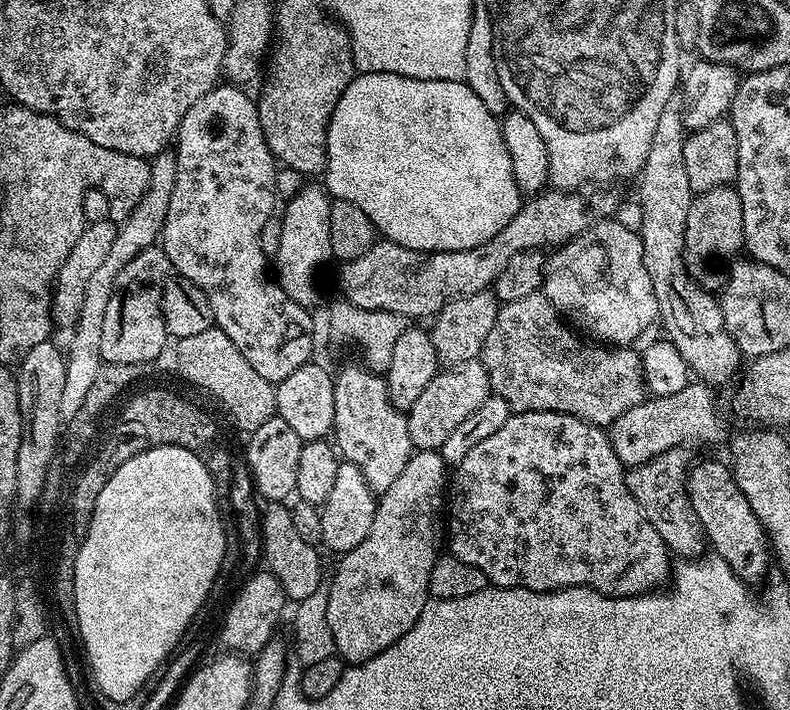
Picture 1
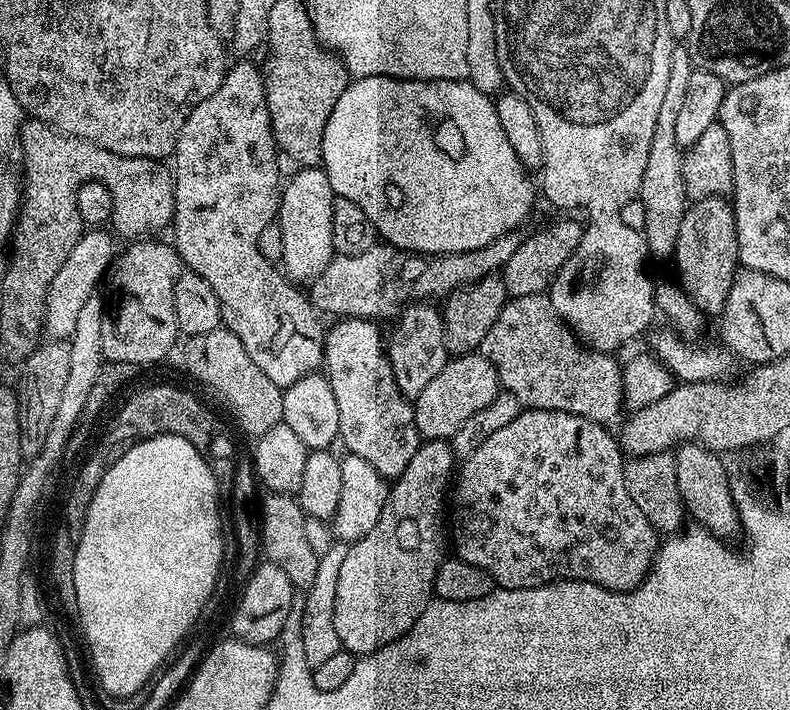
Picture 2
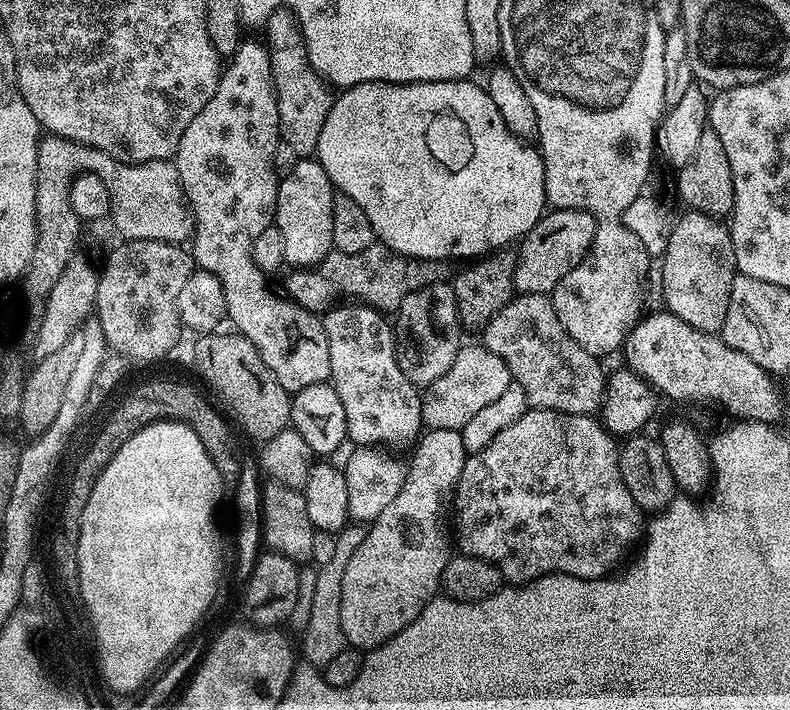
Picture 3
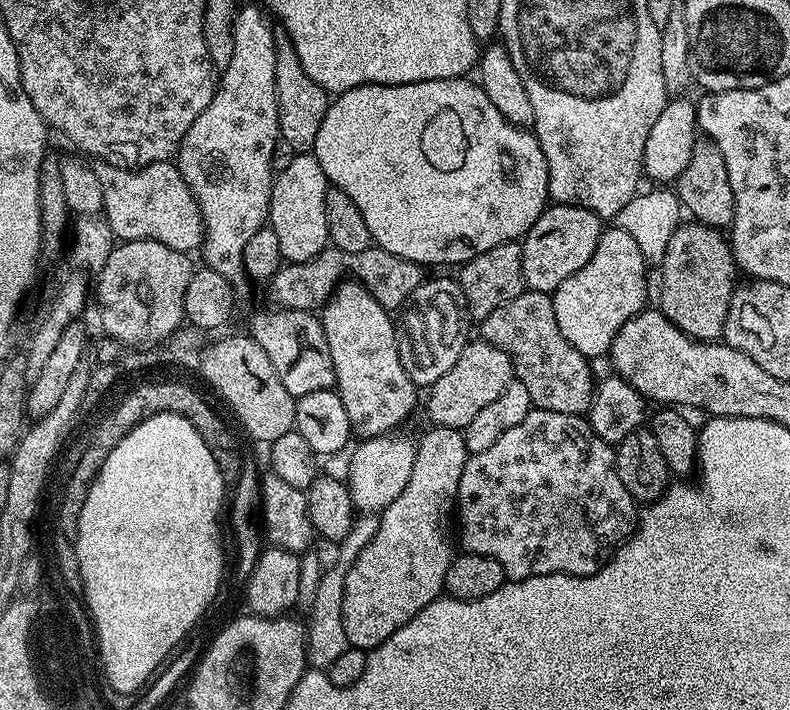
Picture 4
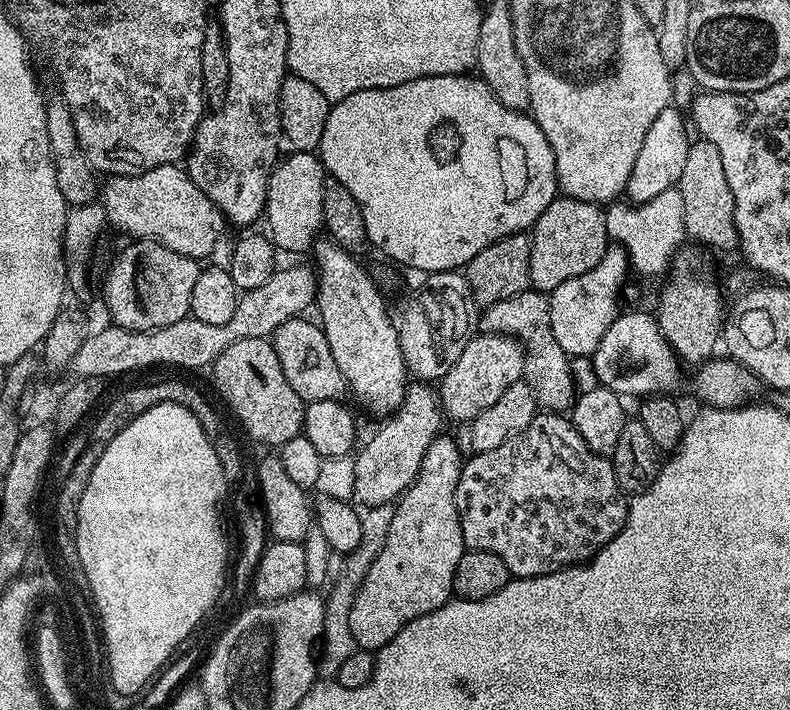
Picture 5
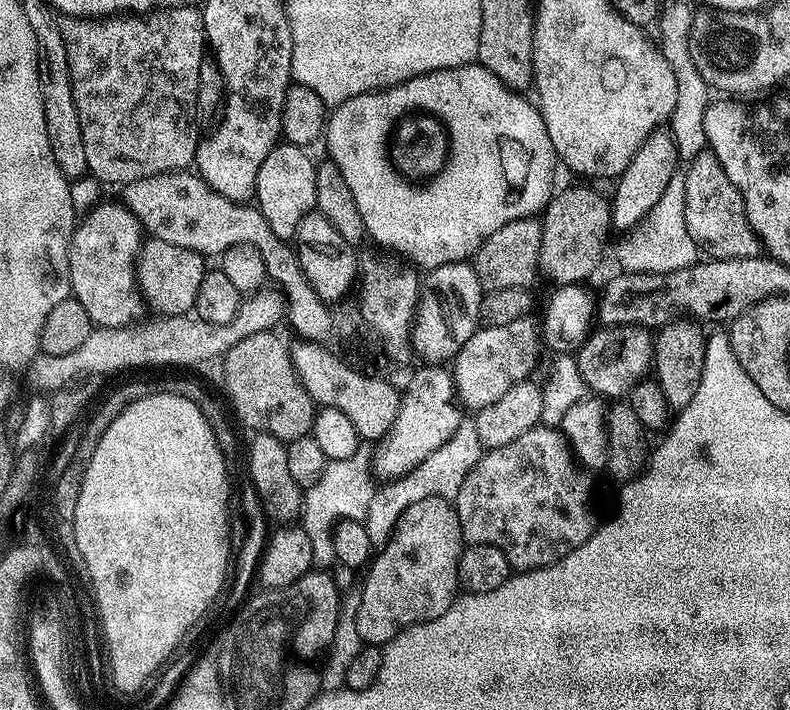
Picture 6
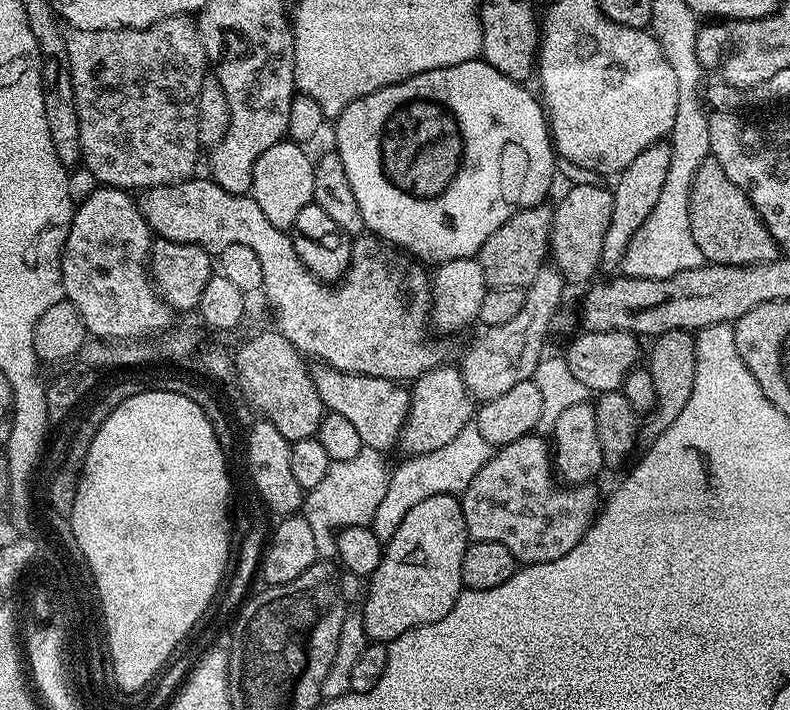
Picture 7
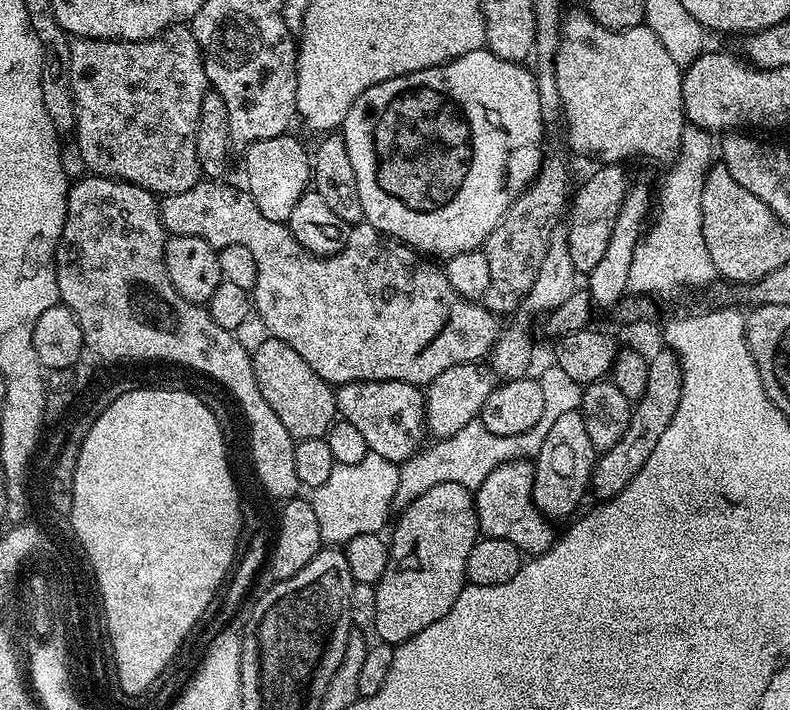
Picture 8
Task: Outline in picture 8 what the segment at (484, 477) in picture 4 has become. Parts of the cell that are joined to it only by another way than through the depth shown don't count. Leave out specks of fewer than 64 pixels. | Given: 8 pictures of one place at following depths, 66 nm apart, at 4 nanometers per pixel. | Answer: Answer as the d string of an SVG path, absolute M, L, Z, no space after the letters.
M527 459L511 460L498 466L474 490L476 517L480 531L490 538L502 538L514 542L521 554L540 556L550 550L558 539L558 532L552 529L553 521L537 508L532 500L532 474L534 468Z

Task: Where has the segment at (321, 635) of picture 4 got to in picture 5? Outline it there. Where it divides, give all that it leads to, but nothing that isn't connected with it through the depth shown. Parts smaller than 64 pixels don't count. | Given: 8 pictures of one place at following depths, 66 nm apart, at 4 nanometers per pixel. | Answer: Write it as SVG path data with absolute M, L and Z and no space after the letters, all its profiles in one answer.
M391 503L379 504L373 508L364 508L360 512L360 521L362 522L362 542L352 552L345 555L345 569L337 581L330 584L324 596L324 620L323 634L317 659L317 675L324 680L336 677L338 666L350 658L350 654L357 652L357 646L354 642L354 634L350 634L350 606L354 606L354 598L366 578L366 570L374 564L374 558L382 550L386 542L386 534L390 534L390 522L394 518L394 507Z

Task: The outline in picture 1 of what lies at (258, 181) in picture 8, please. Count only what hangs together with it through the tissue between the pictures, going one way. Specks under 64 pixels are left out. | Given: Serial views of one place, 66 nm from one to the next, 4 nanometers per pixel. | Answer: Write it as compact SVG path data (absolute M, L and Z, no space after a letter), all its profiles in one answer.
M309 183L300 191L287 197L284 213L279 217L282 222L282 243L278 245L274 257L274 276L282 290L294 302L303 308L315 309L316 299L320 292L316 289L316 279L320 276L320 267L327 260L333 259L330 246L330 206L333 197L319 183Z

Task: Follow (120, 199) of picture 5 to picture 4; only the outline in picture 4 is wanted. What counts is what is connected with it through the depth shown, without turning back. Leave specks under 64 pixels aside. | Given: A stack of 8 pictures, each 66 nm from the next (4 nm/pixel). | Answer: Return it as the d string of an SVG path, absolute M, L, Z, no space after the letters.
M100 162L94 169L105 194L102 216L121 241L153 240L189 254L203 245L204 223L200 207L175 163L148 164L133 170Z

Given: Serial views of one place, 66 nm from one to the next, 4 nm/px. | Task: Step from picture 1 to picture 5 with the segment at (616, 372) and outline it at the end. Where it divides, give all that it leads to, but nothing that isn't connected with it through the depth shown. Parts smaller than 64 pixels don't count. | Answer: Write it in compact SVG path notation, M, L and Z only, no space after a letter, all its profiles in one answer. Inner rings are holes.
M529 290L487 305L480 316L479 331L493 336L514 336L524 345L523 380L534 390L534 398L541 409L559 413L573 403L572 360L565 352L557 351L554 334L550 330L550 306L543 292ZM557 351L557 352L556 352ZM551 352L556 356L548 356ZM565 407L565 408L564 408Z

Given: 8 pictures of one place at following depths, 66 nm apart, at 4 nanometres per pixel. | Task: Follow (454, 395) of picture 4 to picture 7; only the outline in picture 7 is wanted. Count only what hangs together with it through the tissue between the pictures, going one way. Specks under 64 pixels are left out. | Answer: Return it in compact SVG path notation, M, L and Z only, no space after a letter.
M554 266L538 270L538 278L534 278L532 287L527 289L521 312L514 314L510 322L485 327L488 329L469 346L464 361L459 361L458 367L473 401L498 398L506 394L506 390L518 386L518 382L526 382L537 375L545 355L544 339L548 336L548 327L554 324L556 310L564 296L564 287L565 278Z

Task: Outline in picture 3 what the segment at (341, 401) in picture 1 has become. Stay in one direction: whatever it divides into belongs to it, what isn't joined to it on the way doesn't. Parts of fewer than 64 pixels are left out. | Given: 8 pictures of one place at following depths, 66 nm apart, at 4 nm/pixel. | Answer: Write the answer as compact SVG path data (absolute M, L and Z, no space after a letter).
M348 302L343 306L329 308L322 316L326 338L330 342L330 383L338 398L342 398L342 410L346 410L346 430L348 438L356 446L365 448L411 449L422 435L422 392L417 385L402 374L396 357L396 338L394 328L386 321L385 313L359 302Z

